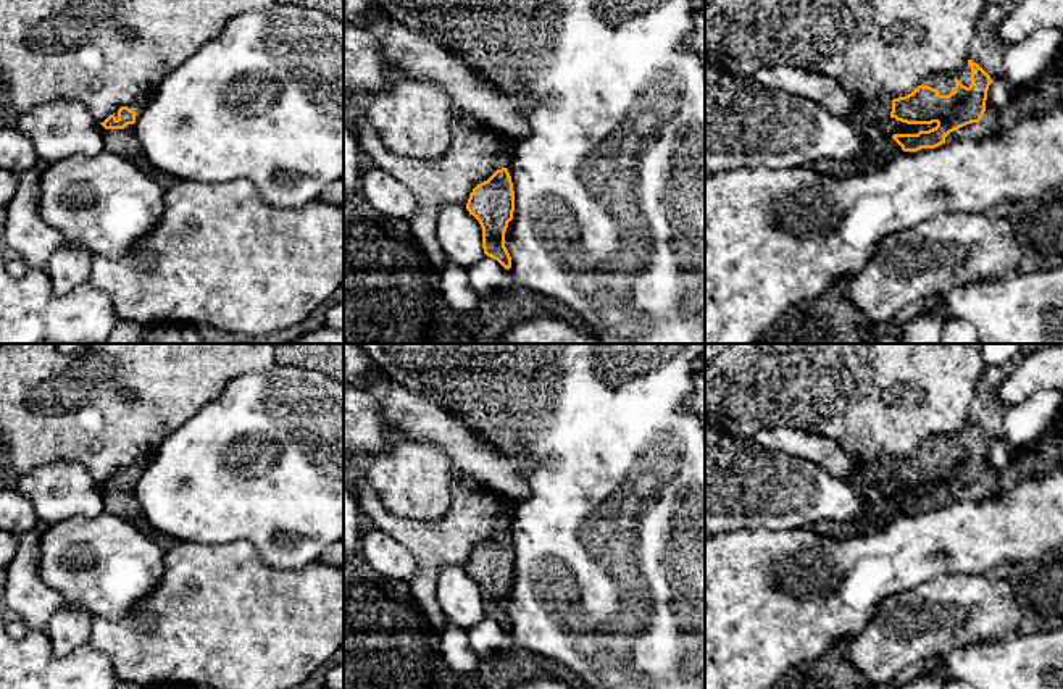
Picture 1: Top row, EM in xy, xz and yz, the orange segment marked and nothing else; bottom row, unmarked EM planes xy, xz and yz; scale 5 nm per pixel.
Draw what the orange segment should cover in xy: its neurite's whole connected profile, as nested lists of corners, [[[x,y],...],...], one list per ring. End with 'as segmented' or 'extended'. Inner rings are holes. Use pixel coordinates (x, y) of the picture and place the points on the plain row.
[[[137,460],[100,484],[106,512],[111,512],[134,524],[144,518],[140,502],[135,497],[135,482],[144,474],[147,463],[148,460]]] | extended

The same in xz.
[[[500,513],[495,520],[495,534],[477,545],[469,555],[466,571],[473,576],[482,592],[484,615],[497,621],[505,631],[511,629],[511,618],[505,608],[515,573],[515,552],[505,526],[508,513]]] | extended

